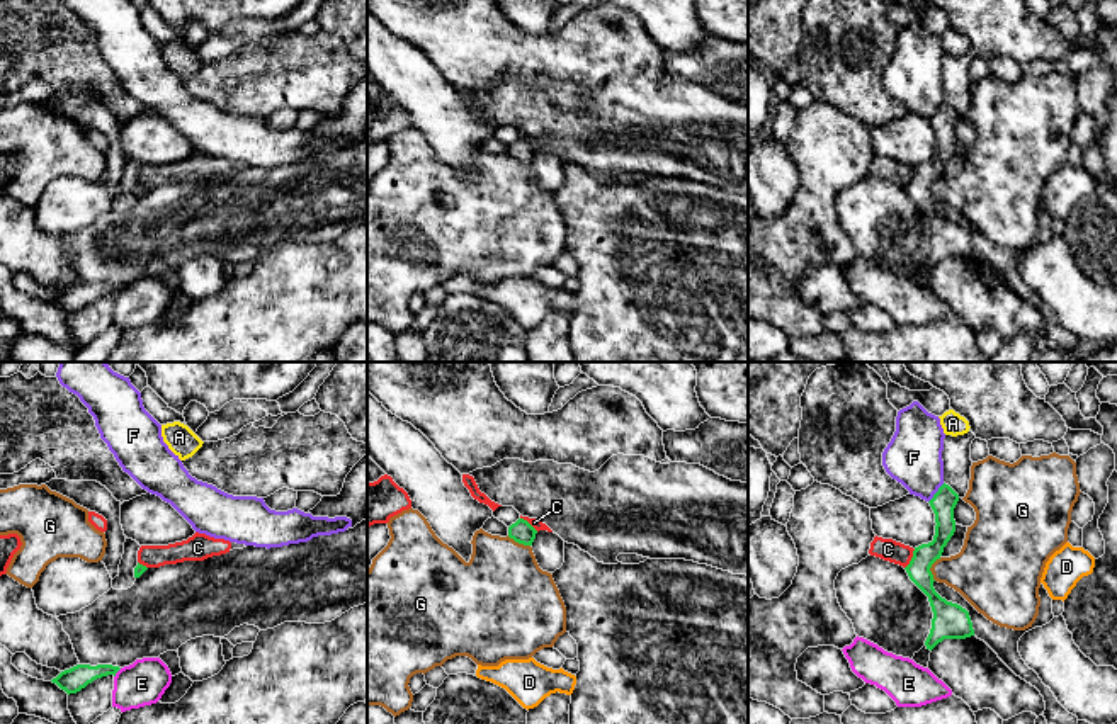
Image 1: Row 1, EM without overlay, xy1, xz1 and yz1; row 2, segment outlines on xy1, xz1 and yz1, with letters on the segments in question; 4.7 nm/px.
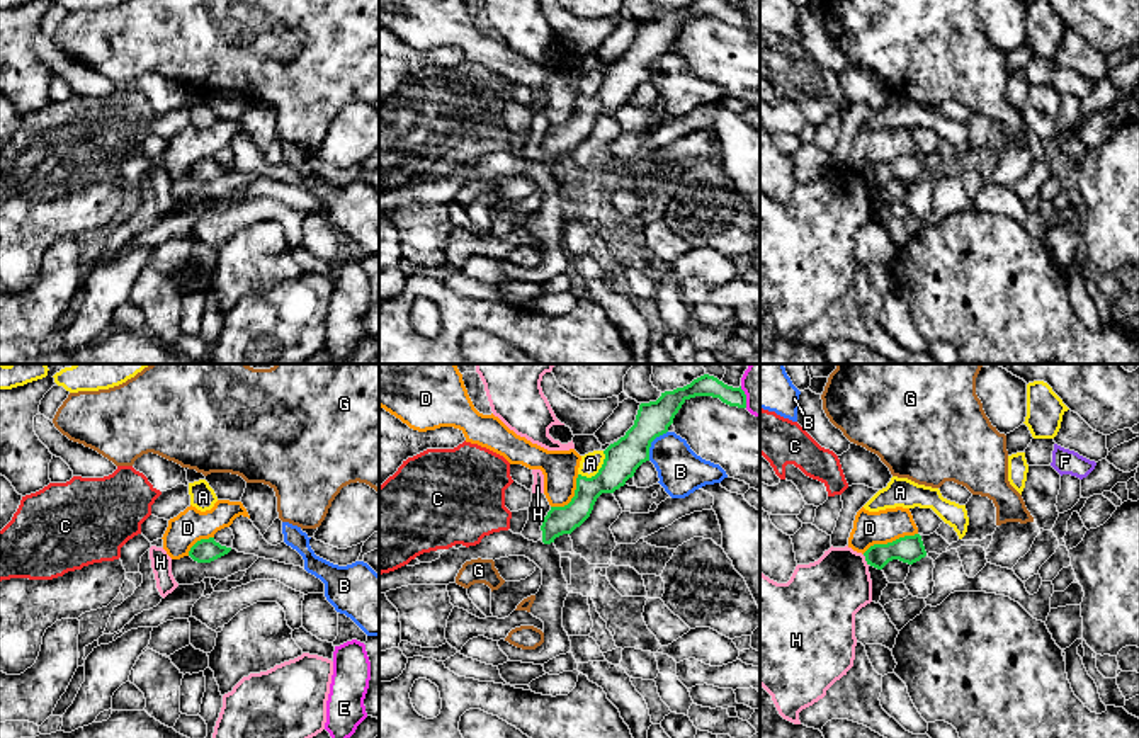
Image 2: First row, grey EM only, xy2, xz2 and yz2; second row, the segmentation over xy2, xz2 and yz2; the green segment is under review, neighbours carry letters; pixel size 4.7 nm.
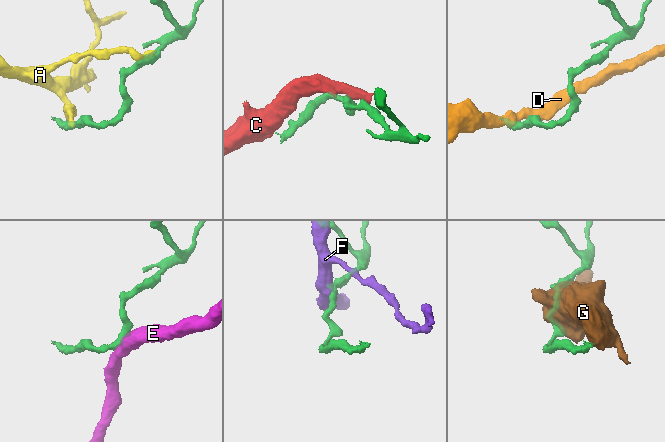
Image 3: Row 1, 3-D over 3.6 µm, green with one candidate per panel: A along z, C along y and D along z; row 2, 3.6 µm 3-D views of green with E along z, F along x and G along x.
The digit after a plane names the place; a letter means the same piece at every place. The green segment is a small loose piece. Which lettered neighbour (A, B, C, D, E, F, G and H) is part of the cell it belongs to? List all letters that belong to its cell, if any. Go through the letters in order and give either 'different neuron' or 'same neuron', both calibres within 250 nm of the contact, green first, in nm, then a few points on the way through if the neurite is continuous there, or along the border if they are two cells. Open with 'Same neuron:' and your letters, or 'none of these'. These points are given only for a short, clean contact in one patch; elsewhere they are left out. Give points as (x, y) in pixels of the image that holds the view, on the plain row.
Same neuron: none of these
A: different neuron; 170 nm thick on the green side, 100 nm on the other
B: different neuron; 170 nm thick on the green side, 220 nm on the other; border along xz2 (667, 50), (651, 62), (648, 79)
C: different neuron; 110 nm thick on the green side, 110 nm on the other; border along yz1 (915, 169), (905, 187)
D: different neuron; 130 nm thick on the green side, 160 nm on the other; border along yz2 (917, 152), (886, 162), (874, 162), (862, 172)
E: different neuron; 120 nm thick on the green side, 220 nm on the other; border along xy1 (121, 288), (114, 296)
F: different neuron; 120 nm thick on the green side, 280 nm on the other; border along yz1 (944, 102), (929, 121)
G: different neuron; 140 nm thick on the green side, 300 nm on the other
H: different neuron; 130 nm thick on the green side, 320 nm on the other; border along yz2 (862, 174), (867, 184)

